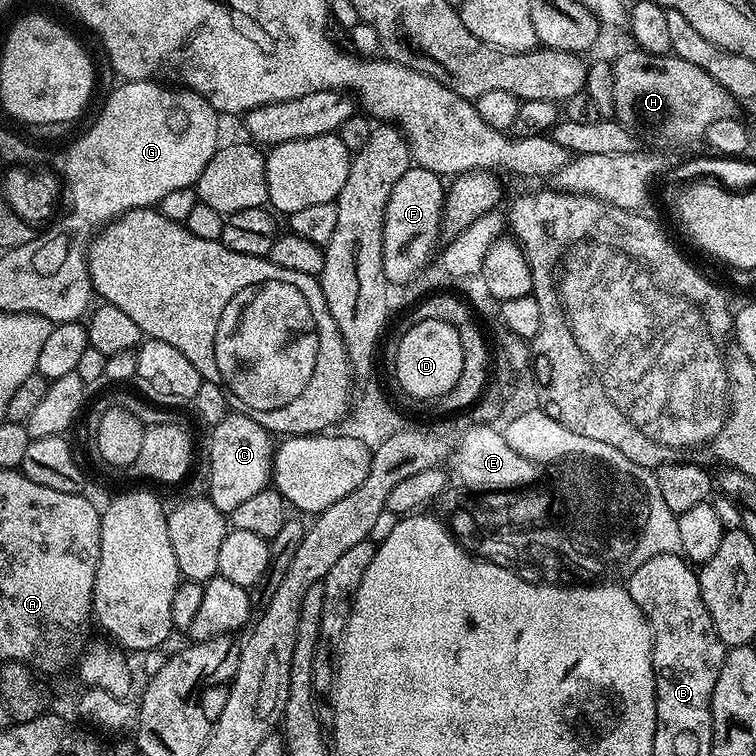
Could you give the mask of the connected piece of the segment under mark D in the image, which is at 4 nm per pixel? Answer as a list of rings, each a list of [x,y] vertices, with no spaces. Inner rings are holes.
[[[450,322],[408,324],[396,344],[396,380],[400,388],[417,402],[436,400],[454,387],[462,375],[462,340],[459,330]]]

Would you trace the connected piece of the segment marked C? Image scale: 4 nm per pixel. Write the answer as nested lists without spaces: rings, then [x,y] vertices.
[[[232,412],[222,422],[211,425],[210,435],[210,490],[207,499],[225,514],[246,502],[258,490],[269,487],[272,480],[272,458],[274,440],[267,430],[254,418],[243,416],[241,412]]]

